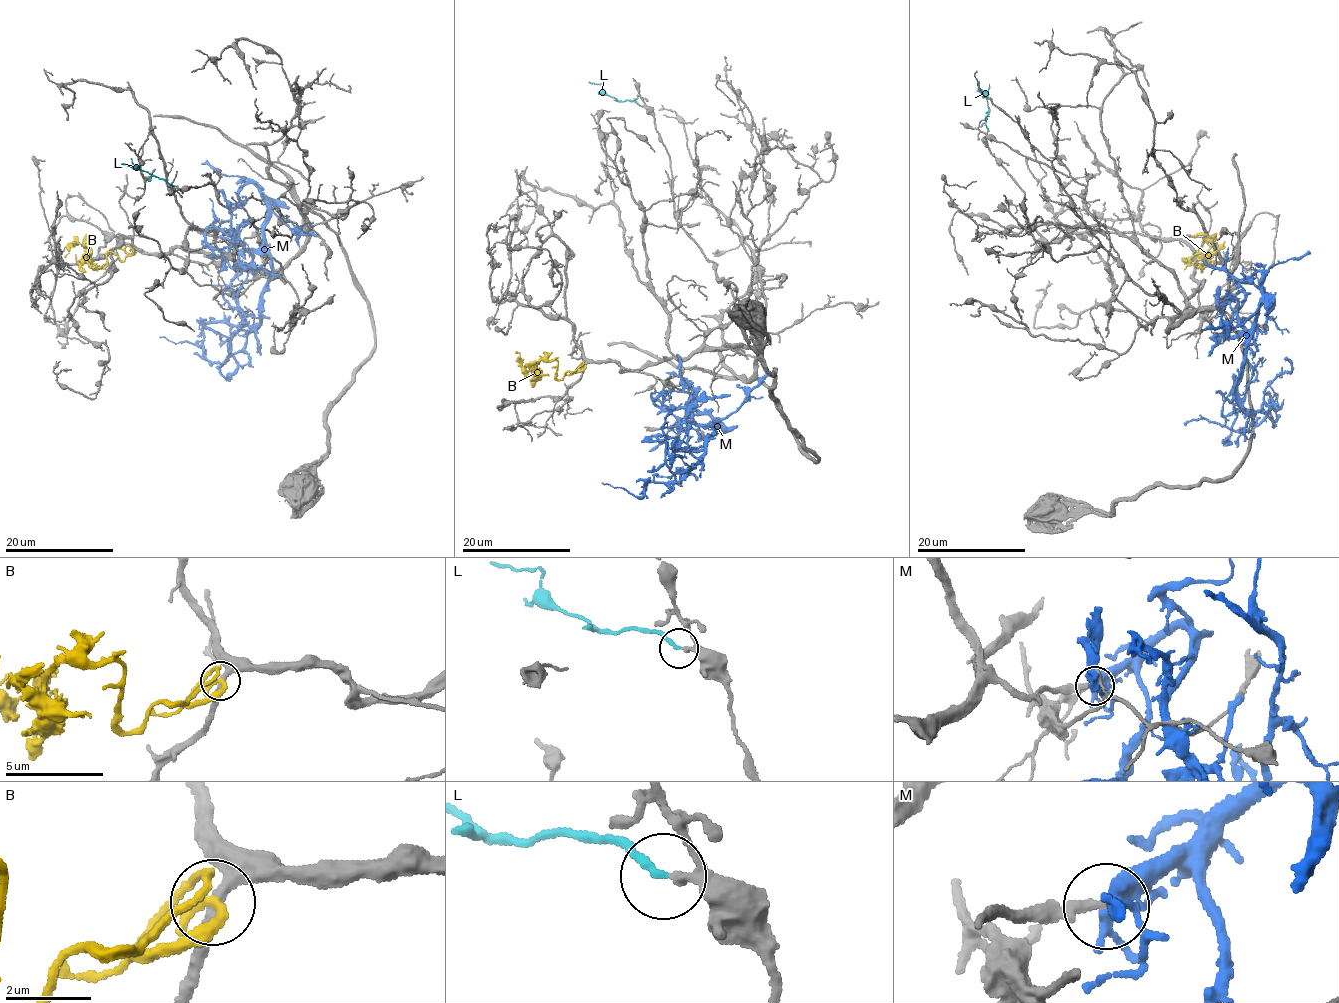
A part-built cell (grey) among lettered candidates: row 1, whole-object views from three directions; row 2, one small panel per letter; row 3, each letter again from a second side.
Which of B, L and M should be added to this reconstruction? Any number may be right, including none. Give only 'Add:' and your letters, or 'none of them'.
Add: L

